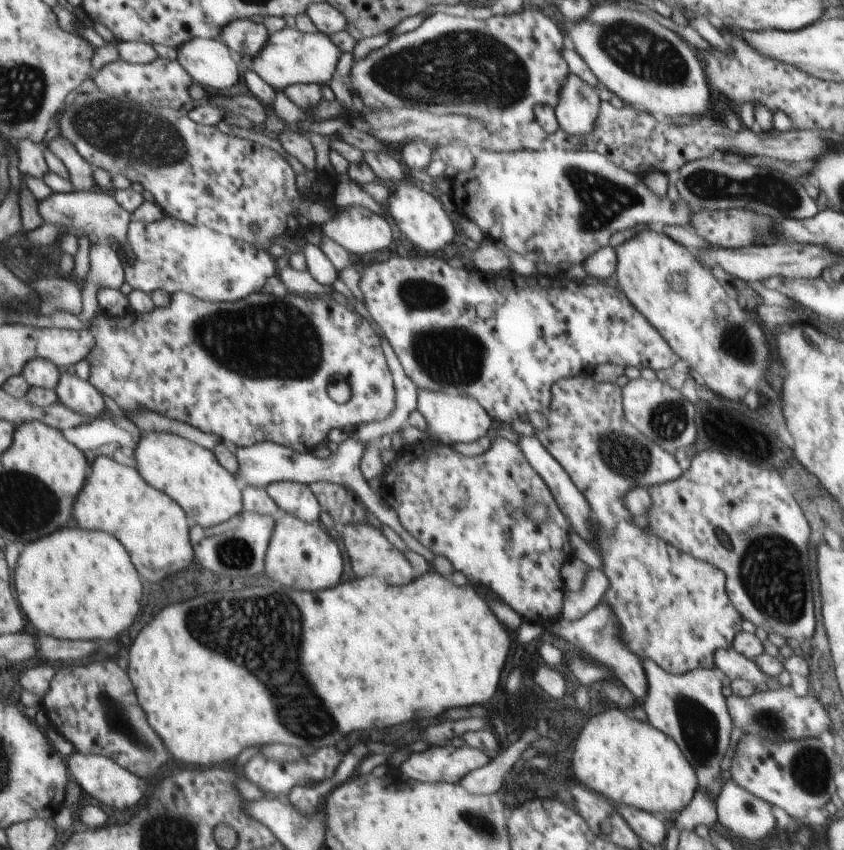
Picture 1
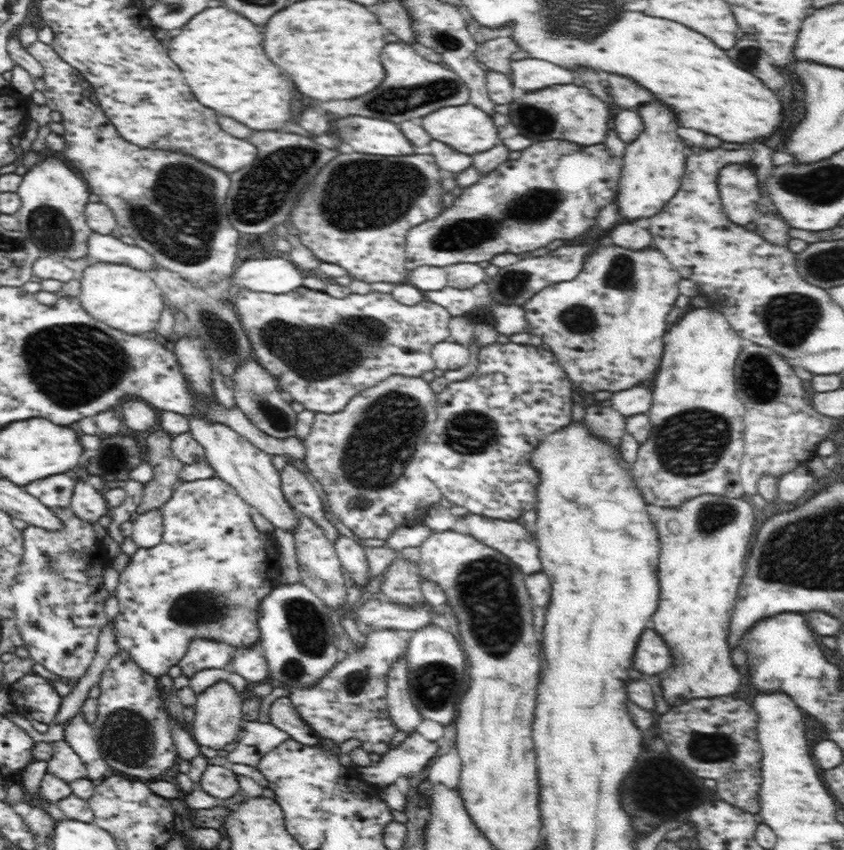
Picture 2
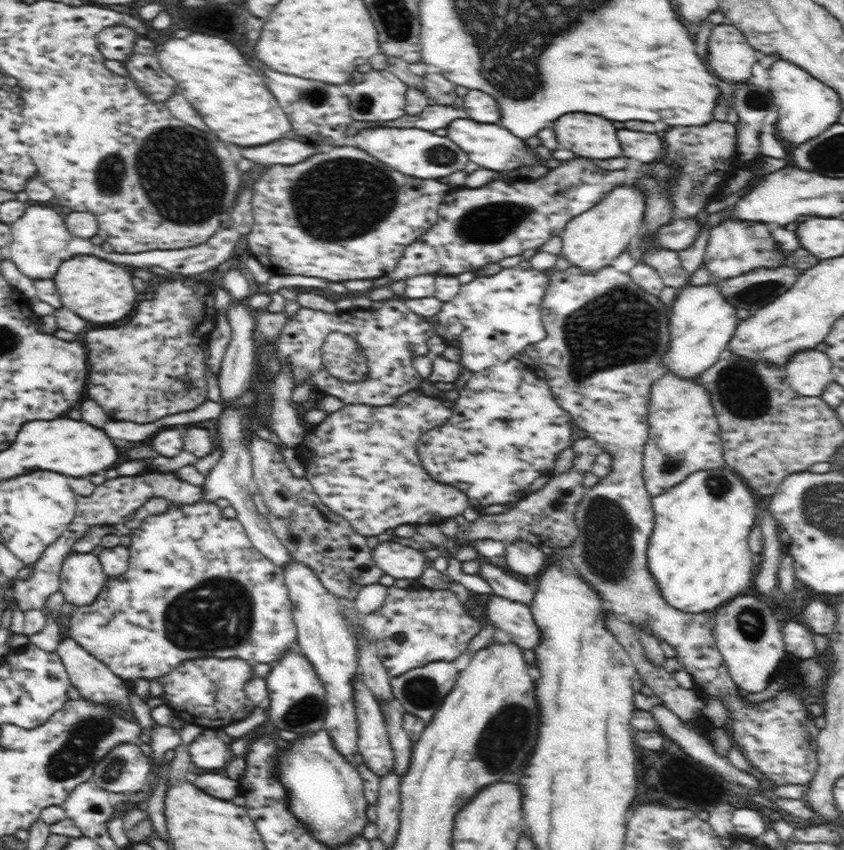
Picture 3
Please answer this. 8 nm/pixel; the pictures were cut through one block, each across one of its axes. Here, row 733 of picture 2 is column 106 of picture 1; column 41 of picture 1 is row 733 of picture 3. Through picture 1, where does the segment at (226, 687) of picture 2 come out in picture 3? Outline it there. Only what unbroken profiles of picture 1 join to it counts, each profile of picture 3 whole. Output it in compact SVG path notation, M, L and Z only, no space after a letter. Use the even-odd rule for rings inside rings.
M204 730L190 746L188 746L192 762L202 770L216 770L228 762L230 748L224 744L214 730Z

